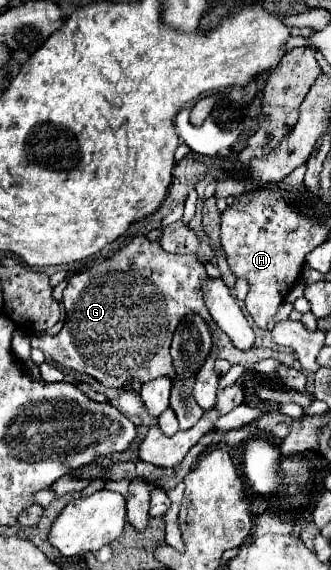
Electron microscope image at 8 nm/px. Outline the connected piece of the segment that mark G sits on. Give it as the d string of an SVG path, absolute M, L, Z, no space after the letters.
M138 235L112 257L68 279L62 299L66 307L66 323L62 331L56 337L32 335L32 347L44 351L44 355L52 359L58 367L86 373L96 381L104 383L106 387L126 387L132 381L146 383L160 375L174 377L170 343L176 325L188 313L202 315L206 323L212 321L202 301L202 279L206 279L206 271L196 255L166 253L158 241L148 241L146 237Z

